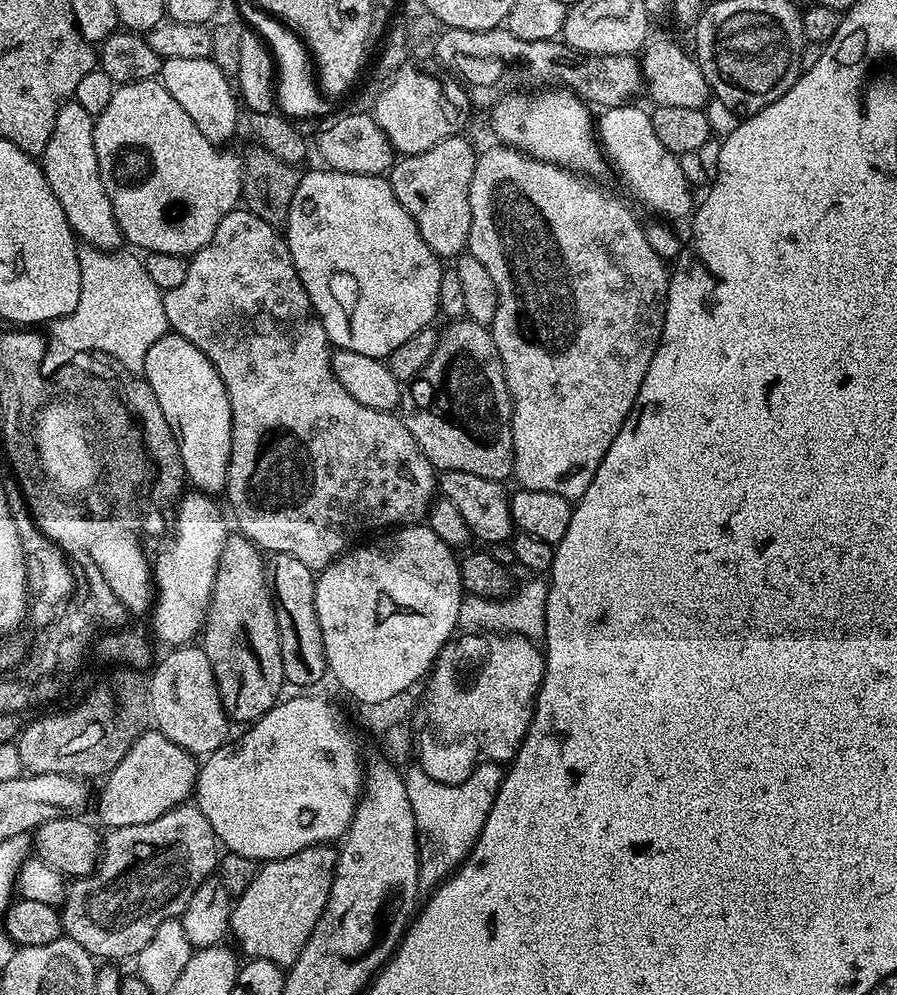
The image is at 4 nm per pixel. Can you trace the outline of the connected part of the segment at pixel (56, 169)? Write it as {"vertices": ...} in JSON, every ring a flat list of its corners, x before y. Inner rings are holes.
{"vertices":[[68,100,61,105,54,122,54,134,42,157,42,167,54,198,62,202,66,218,73,232,85,245,112,252,122,244,120,227,114,218,110,198,106,198,106,186,102,186,102,174,98,170,98,154,94,154,94,116,78,103]]}

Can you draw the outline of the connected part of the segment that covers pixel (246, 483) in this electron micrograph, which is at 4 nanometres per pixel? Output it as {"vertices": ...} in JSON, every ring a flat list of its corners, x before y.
{"vertices":[[237,206,233,208,230,214,226,214,226,218,222,218,222,222,218,222,218,230,214,230,214,238,210,238,210,242,206,242,206,246,202,246,197,252,192,253,188,260,186,279,184,279,180,285,174,286,174,290,164,293,164,309,166,310,169,329,171,329,175,335,186,338,186,342,198,346,198,350,202,350,202,354,206,354,206,358,210,358,214,370,218,370,218,374,226,386,226,394,230,398,230,410,232,411,232,453,230,454,230,462,228,463,228,486,226,489,226,497,228,496,229,502,232,503,232,512,236,515,237,522,240,523,239,531,247,540,251,540,257,548,268,554,274,552,277,552,278,554,291,554,292,557,298,558,298,562,304,563,306,567,313,570,323,570,353,543,351,540,354,539,359,532,364,532,367,528,384,528,380,530,388,530,393,526,418,524,427,517,428,510,431,508,432,501,438,492,437,469,433,468,432,464,426,458,426,454,418,446,414,434,410,434,410,430,404,425,403,419,401,419,399,415,393,414,392,412,370,410,370,406,362,406,362,402,357,402,354,398,350,398,350,394,346,394,346,386,342,386,342,382,338,382,338,378,332,369,333,345,328,343,328,335,322,326,322,322,318,318,318,314,314,310,314,306,310,302,310,294,306,294,306,286,302,286,302,282,298,278,298,270,290,258,288,242,282,235,281,229,270,226,266,222,262,222,262,218,258,218,254,213,248,211,247,207]]}

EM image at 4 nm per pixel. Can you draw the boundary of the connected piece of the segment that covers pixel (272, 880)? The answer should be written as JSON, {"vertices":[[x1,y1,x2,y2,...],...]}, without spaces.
{"vertices":[[312,845,284,859,267,861,257,869,254,881,235,899,229,924,231,935,235,936,247,957,272,961,283,968,292,966,328,904,337,855,337,849,331,845]]}

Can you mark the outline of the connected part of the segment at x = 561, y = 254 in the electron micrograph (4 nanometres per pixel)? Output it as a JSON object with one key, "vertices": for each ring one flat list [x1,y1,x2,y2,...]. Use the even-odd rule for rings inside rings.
{"vertices":[[495,146,495,147,496,147,496,148,492,148,492,149,490,149,490,150,489,150,489,152,483,152,483,151,481,151,481,152,480,152,480,153,479,153,479,155,477,155,477,157,476,157,476,165,475,165,475,166,474,166,474,178,470,178,470,234,469,234,469,235,468,235,468,247,467,247,467,249,466,249,466,252,467,252,467,255,470,255,470,256,473,256,473,257,474,257,474,258,478,258,478,262,482,262,482,266,486,266,486,271,488,271,488,272,489,272,489,274,490,274,490,278,494,278,494,286,498,286,498,314,494,314,494,322,493,322,493,323,492,323,492,324,491,324,491,325,490,325,490,331,491,331,491,333,492,333,492,337,493,337,493,338,494,338,494,346,498,346,498,354,499,354,499,355,500,355,500,357,501,357,501,358,502,358,502,370,503,370,503,371,504,371,504,377,505,377,505,378,506,378,506,386,507,386,507,387,508,387,508,393,510,393,510,394,511,394,511,395,512,395,512,437,513,437,513,438,514,438,514,466,513,466,513,467,512,467,512,470,513,470,513,473,514,473,514,480,517,480,517,482,518,482,518,483,517,483,517,485,519,485,519,487,520,487,520,488,525,488,525,489,526,489,526,490,546,490,546,494,562,494,562,498,566,498,566,499,567,499,567,500,570,500,570,501,573,501,573,502,575,502,575,501,578,501,578,500,580,500,580,499,581,499,581,498,582,498,582,494,586,494,586,486,590,486,590,482,594,482,594,474,598,474,598,466,602,466,602,458,606,458,606,450,610,450,610,446,614,446,614,438,618,438,618,430,622,430,622,426,623,426,623,425,624,425,624,423,625,423,625,422,626,422,626,418,627,418,627,417,628,417,628,415,629,415,629,414,630,414,630,410,631,410,631,409,632,409,632,407,633,407,633,406,634,406,634,402,635,402,635,401,636,401,636,399,637,399,637,398,638,398,638,390,639,390,639,389,640,389,640,387,641,387,641,386,642,386,642,378,646,378,646,370,650,370,650,358,654,358,654,350,658,350,658,342,659,342,659,341,660,341,660,339,661,339,661,338,662,338,662,326,663,326,663,325,664,325,664,315,665,315,665,314,666,314,666,306,667,306,667,305,668,305,668,278,669,278,669,275,670,275,670,268,669,268,669,265,668,265,668,264,667,264,667,263,666,263,666,261,664,261,664,260,663,260,663,258,662,258,662,257,661,257,661,256,660,256,660,255,659,255,659,254,658,254,658,253,657,253,657,252,656,252,656,251,655,251,655,250,654,250,654,246,650,246,650,242,649,242,649,241,648,241,648,234,647,234,647,231,645,231,645,229,644,229,644,228,643,228,643,227,642,227,642,224,641,224,641,228,640,228,640,224,639,224,639,222,638,222,638,221,636,221,636,216,635,216,635,214,634,214,634,213,632,213,632,212,631,212,631,210,630,210,630,209,628,209,628,208,627,208,627,206,626,206,626,205,624,205,624,204,623,204,623,202,622,202,622,201,620,201,620,200,619,200,619,198,618,198,618,197,616,197,616,196,611,196,611,194,610,194,610,193,608,193,608,192,607,192,607,190,606,190,606,189,604,189,604,188,595,188,595,186,594,186,594,185,592,185,592,184,595,184,595,183,592,183,592,182,590,182,590,180,589,180,589,177,587,177,587,176,585,176,585,175,583,175,583,174,581,174,581,173,579,173,579,172,573,172,573,171,571,171,571,170,569,170,569,169,567,169,567,168,559,168,559,167,558,167,558,166,557,166,557,164,551,164,551,163,550,163,550,162,546,162,546,161,545,161,545,160,535,160,535,158,533,158,533,156,529,156,529,155,528,155,528,153,527,153,527,152,519,152,519,150,517,150,517,149,516,149,516,148,509,148,509,147,507,147,507,146]]}

